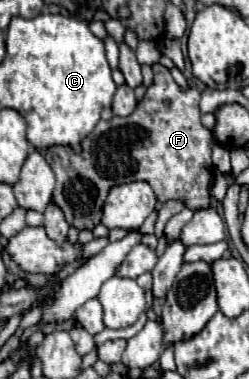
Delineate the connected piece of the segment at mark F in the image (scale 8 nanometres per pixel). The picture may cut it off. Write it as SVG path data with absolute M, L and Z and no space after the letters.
M153 64L155 80L147 88L143 100L137 104L133 114L121 118L113 116L111 120L99 120L95 130L81 142L81 152L71 152L69 164L65 164L57 174L57 186L53 192L53 202L61 206L65 218L75 228L93 230L101 222L103 214L103 202L107 198L107 192L113 186L145 180L153 186L155 196L159 202L167 200L181 200L187 204L187 208L205 208L211 204L209 194L209 182L213 176L213 162L211 162L211 146L213 146L213 134L211 130L203 128L201 124L201 112L199 112L199 98L201 92L191 86L189 90L181 90L181 86L173 80L169 68L161 64Z

